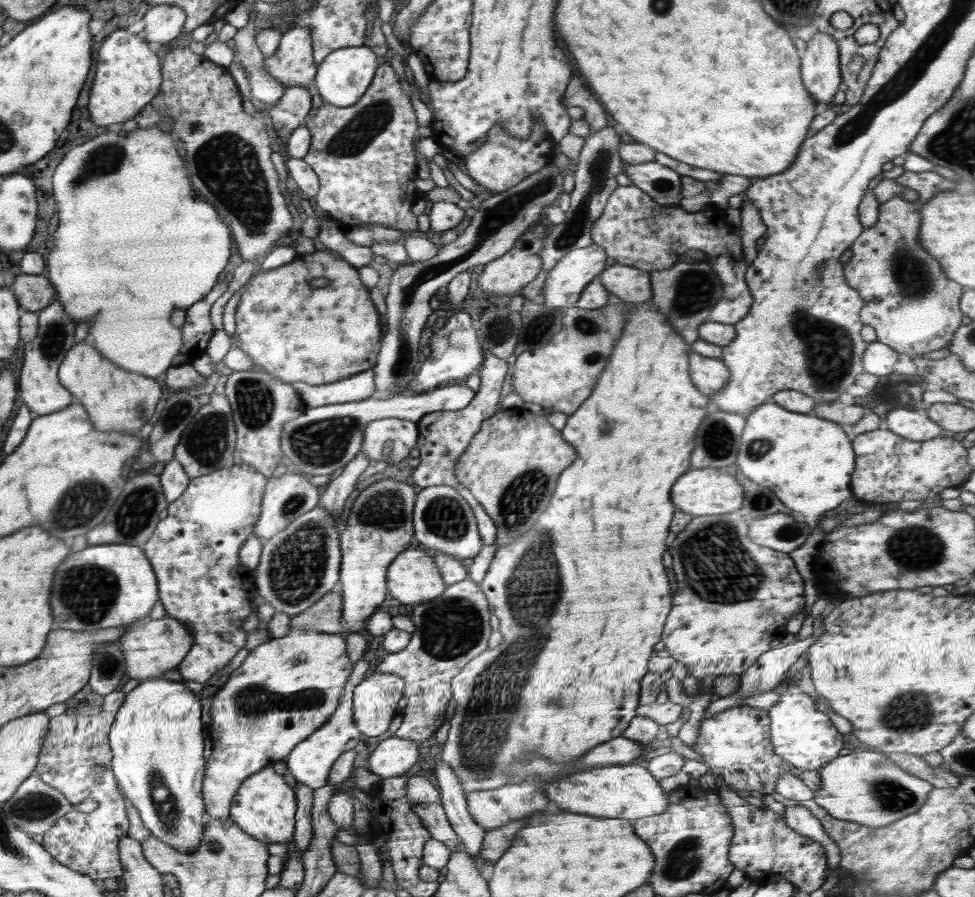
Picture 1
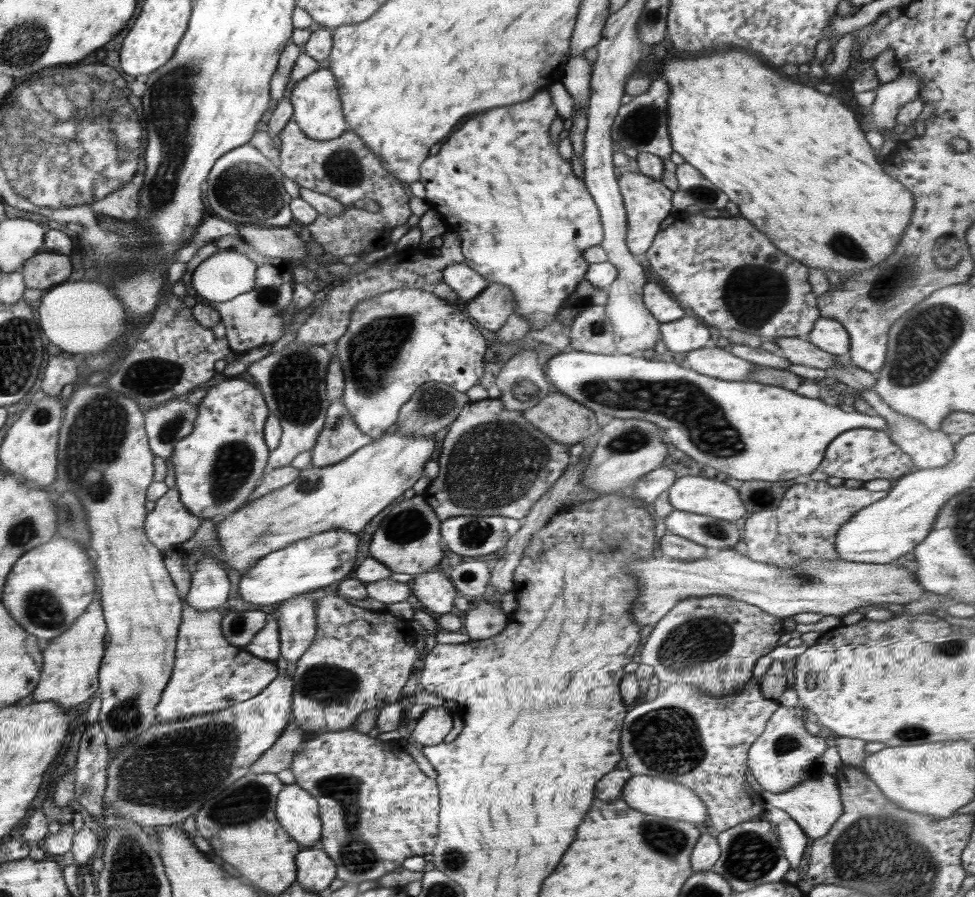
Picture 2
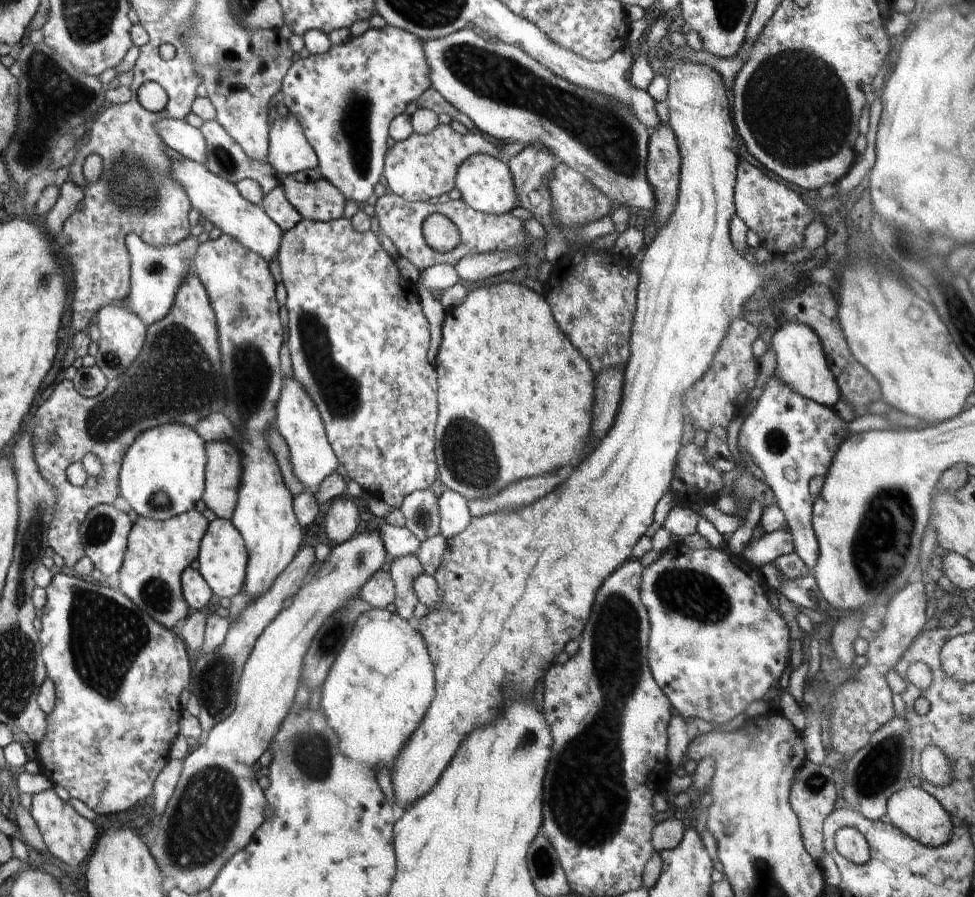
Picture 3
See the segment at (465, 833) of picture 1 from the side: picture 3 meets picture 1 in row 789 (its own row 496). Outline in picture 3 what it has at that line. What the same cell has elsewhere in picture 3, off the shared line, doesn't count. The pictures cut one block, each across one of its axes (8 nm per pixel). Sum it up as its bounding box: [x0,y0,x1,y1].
[438,490,470,540]

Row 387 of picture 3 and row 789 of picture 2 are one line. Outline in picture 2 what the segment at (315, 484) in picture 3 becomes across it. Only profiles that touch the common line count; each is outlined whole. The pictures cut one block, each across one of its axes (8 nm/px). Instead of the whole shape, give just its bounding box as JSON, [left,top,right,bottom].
[275,783,321,848]

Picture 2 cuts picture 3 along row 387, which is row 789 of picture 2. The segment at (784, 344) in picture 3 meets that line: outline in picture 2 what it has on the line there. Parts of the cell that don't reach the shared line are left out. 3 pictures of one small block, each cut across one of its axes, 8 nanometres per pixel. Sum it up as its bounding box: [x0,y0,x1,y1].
[761,772,843,839]

